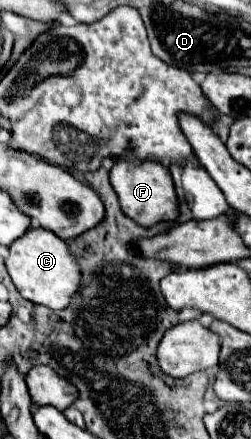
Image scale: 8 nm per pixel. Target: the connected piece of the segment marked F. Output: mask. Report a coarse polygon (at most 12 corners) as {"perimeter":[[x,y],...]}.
{"perimeter":[[115,157],[109,179],[143,227],[179,215],[169,167]]}

